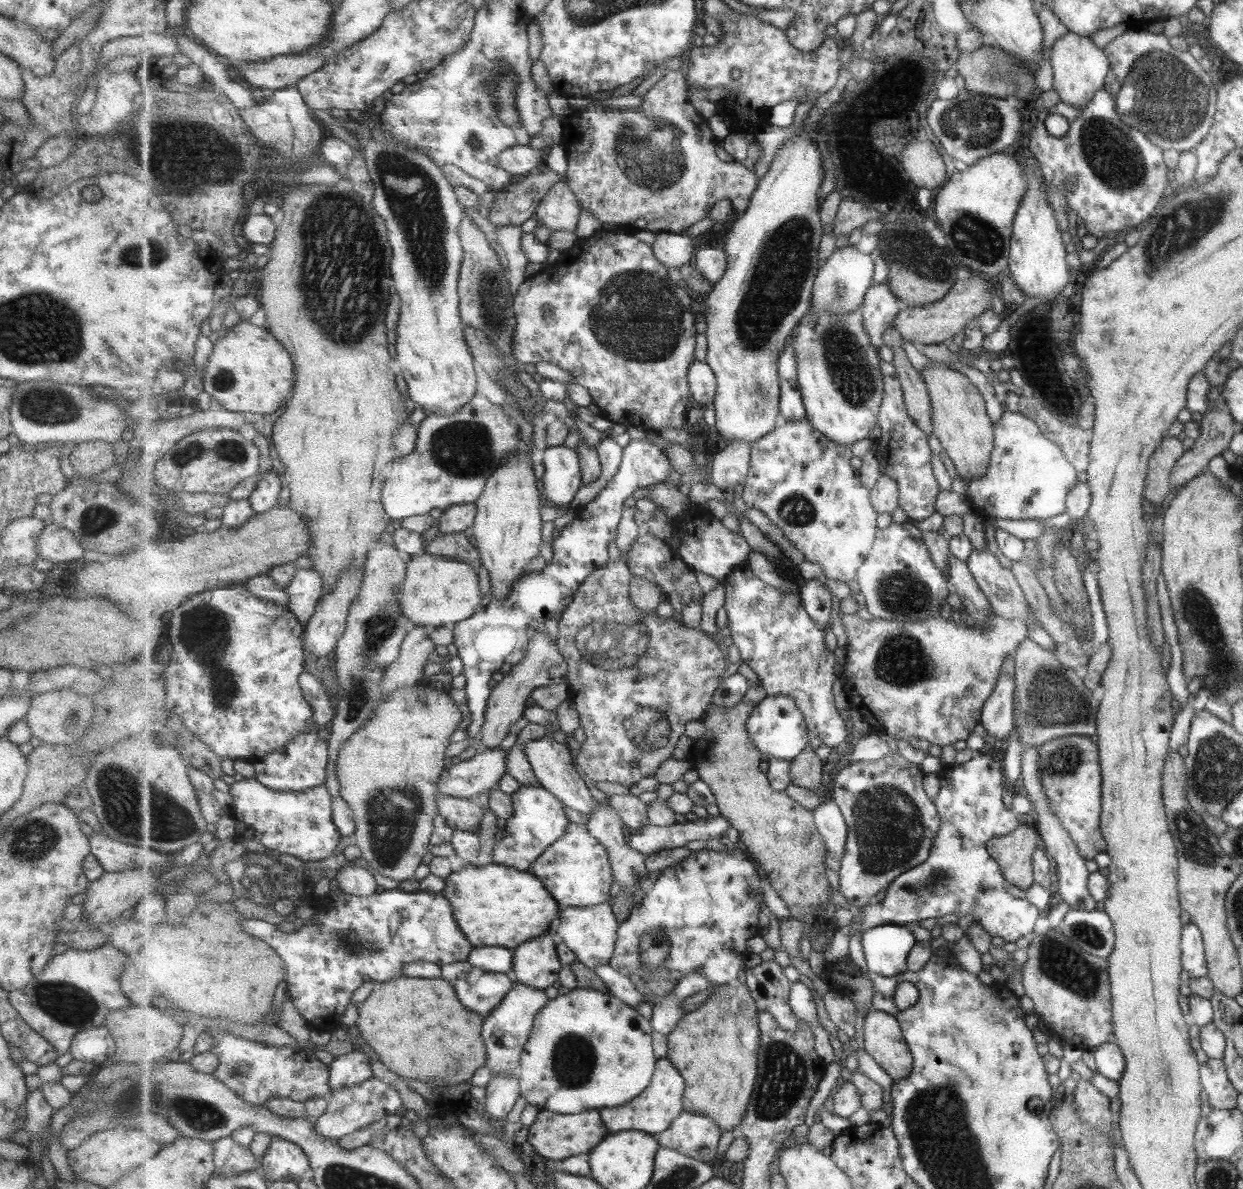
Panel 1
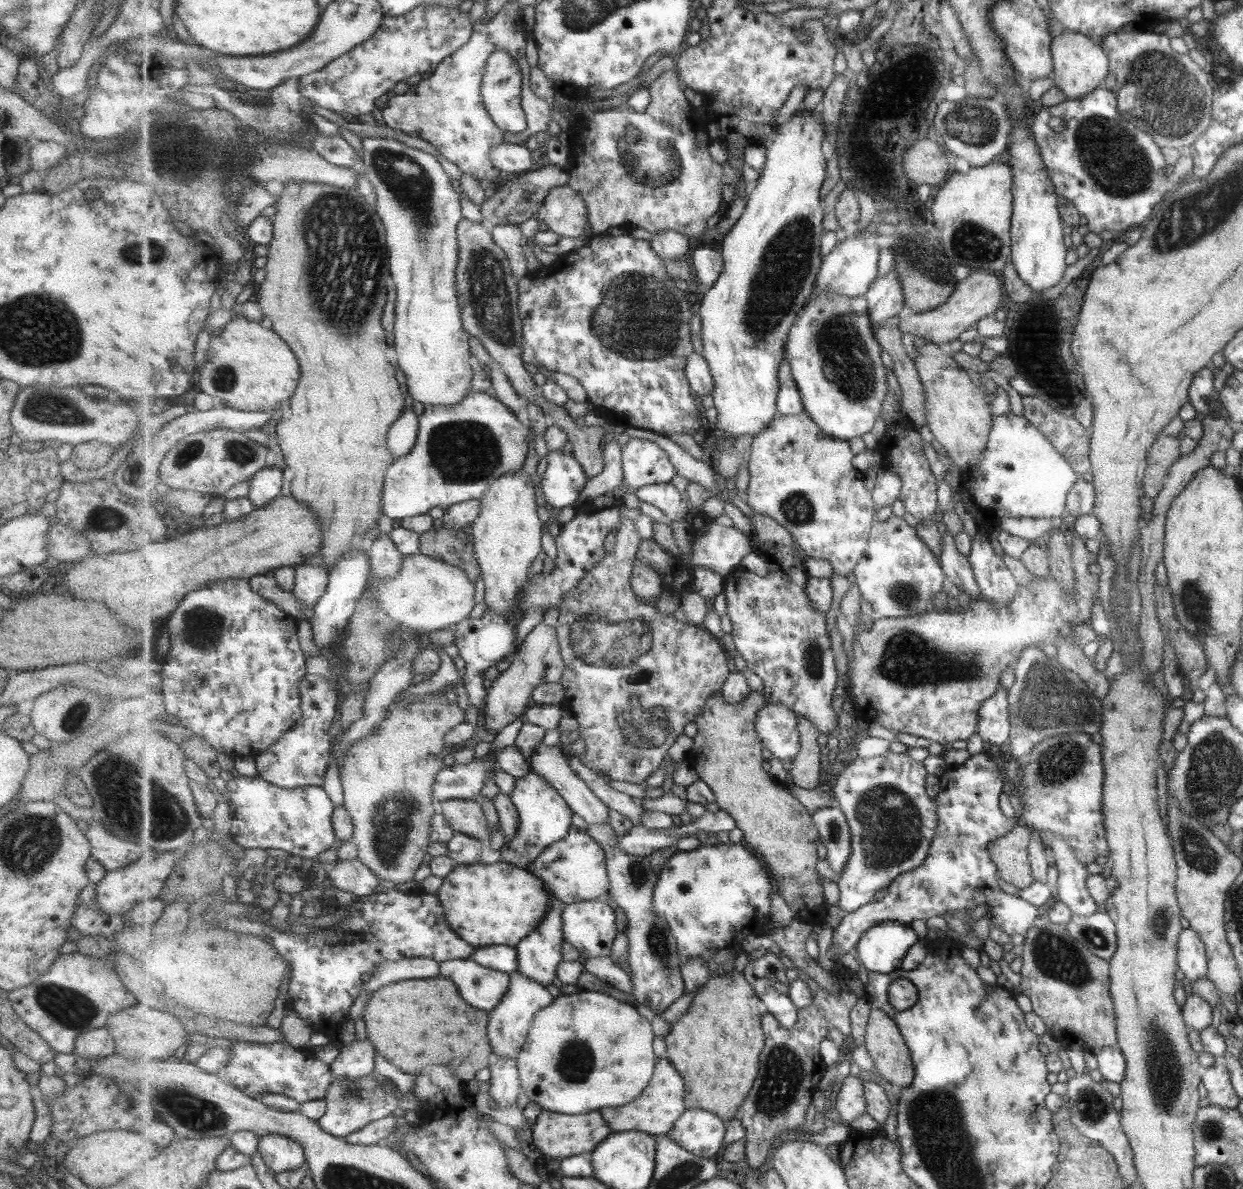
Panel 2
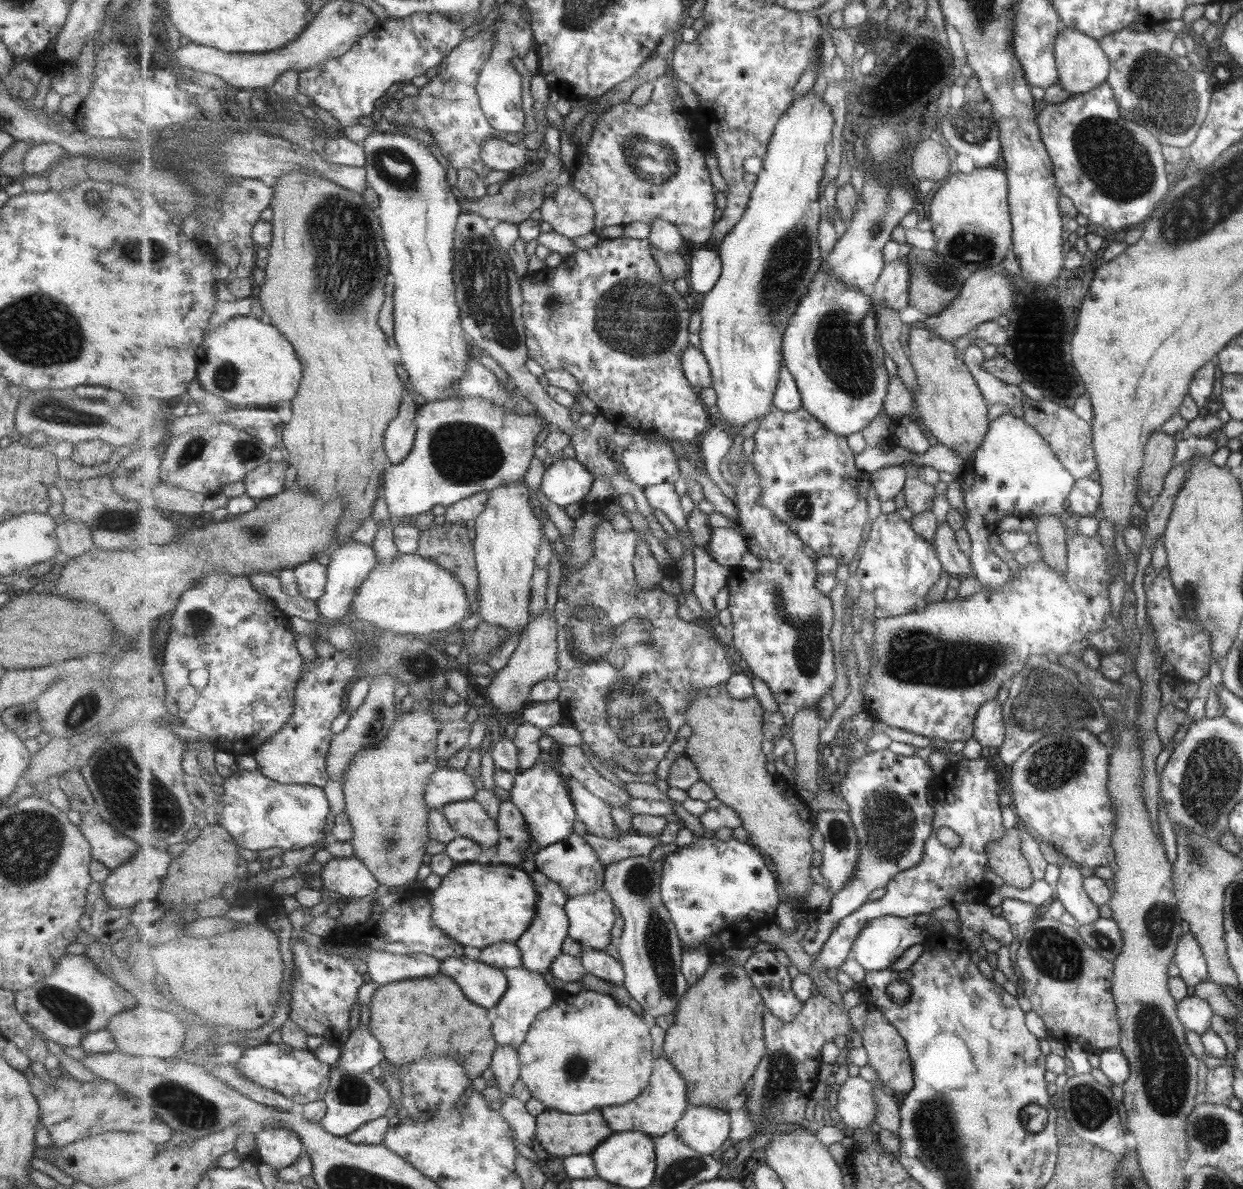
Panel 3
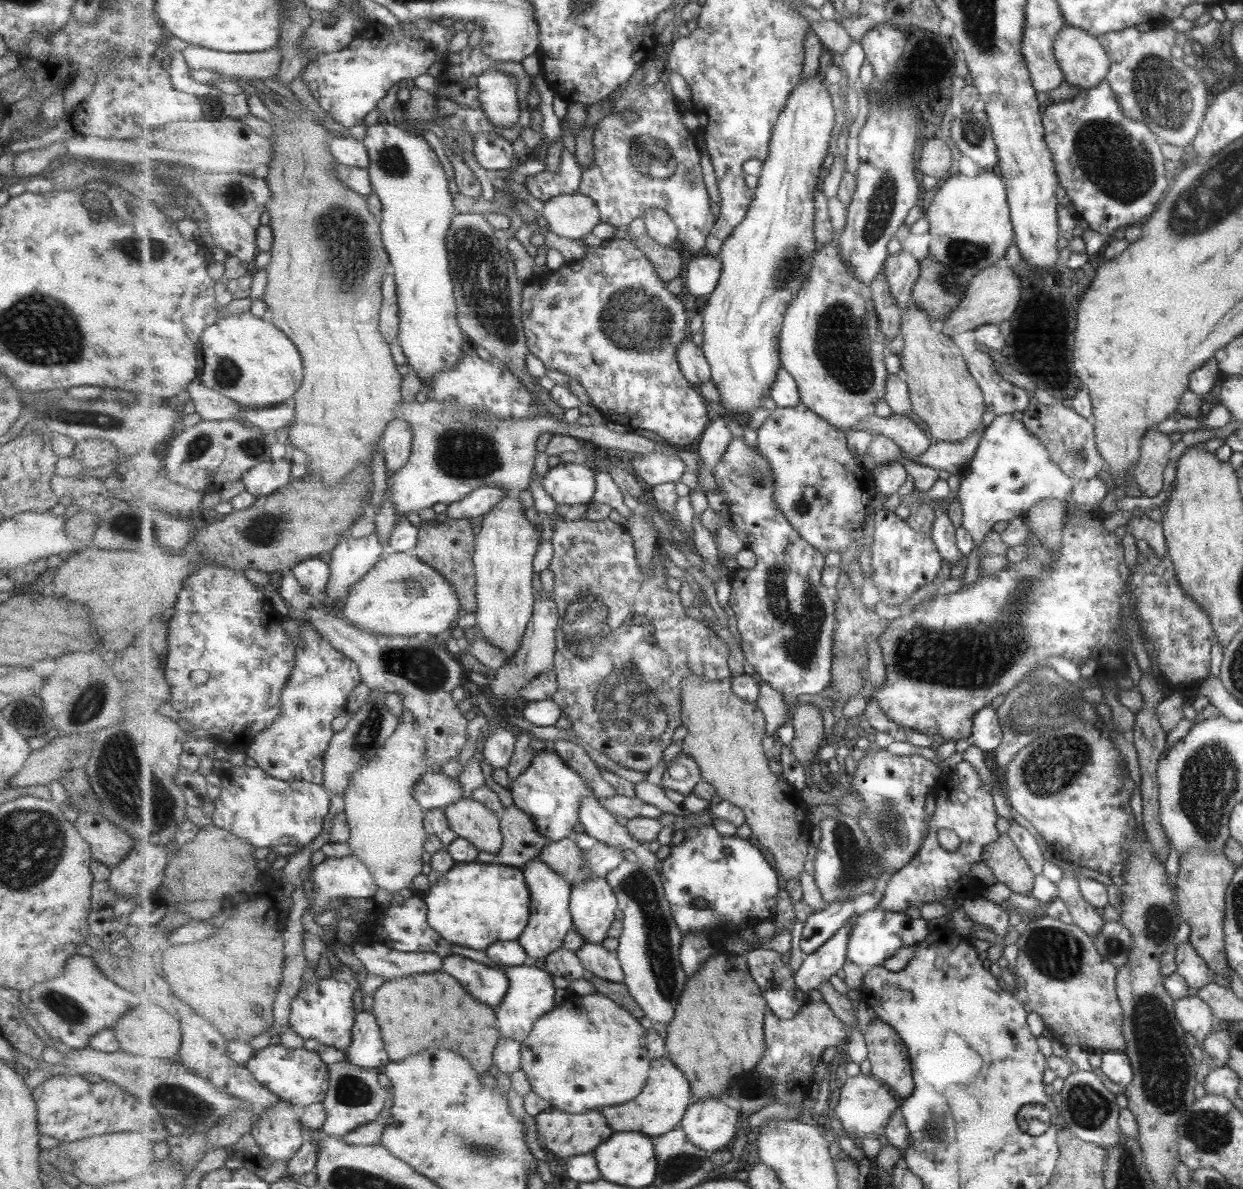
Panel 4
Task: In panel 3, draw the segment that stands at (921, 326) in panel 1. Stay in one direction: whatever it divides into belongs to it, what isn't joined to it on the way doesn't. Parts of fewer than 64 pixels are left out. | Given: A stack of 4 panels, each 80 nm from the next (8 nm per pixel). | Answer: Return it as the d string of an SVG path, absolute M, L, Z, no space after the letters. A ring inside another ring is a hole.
M990 268L975 271L968 278L962 280L960 292L956 293L956 297L951 304L945 307L943 312L928 317L924 321L915 321L914 324L928 328L947 342L959 339L973 331L982 322L996 320L1011 306L1014 292L1011 292L1011 288L1009 288L1009 281L1007 276L1001 276L1001 273L997 274Z

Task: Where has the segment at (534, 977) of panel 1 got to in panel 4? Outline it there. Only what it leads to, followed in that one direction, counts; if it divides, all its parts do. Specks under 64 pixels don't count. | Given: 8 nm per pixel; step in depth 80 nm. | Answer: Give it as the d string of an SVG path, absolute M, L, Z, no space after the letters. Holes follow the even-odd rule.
M539 858L531 860L522 870L532 895L532 917L518 941L528 951L530 960L528 964L532 964L534 960L546 961L546 958L554 950L559 950L564 946L564 940L569 932L574 929L572 915L573 886L557 871L553 871L553 868L549 867L545 860Z

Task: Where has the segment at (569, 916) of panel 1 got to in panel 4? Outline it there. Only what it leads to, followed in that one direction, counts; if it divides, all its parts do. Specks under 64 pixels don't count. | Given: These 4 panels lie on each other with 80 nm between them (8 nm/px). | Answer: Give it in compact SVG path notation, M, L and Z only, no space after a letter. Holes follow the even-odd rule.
M594 877L587 882L573 886L572 915L574 929L581 936L584 936L587 943L603 944L612 929L613 923L620 917L618 906L617 894L605 877Z

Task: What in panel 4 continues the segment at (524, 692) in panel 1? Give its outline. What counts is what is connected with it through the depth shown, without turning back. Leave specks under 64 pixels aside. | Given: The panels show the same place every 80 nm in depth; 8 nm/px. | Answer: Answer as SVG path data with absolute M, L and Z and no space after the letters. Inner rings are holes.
M544 590L535 592L536 605L534 606L534 615L529 623L524 641L518 653L510 660L509 664L495 669L495 676L489 682L492 694L499 700L505 700L510 705L511 702L519 700L520 690L525 688L530 682L533 682L540 674L546 670L554 670L557 656L557 629L560 621L560 610L553 596Z

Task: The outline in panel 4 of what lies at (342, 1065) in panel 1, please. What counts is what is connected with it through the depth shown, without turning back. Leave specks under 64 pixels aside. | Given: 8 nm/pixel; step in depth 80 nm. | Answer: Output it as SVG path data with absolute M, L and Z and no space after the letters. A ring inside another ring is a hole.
M373 1008L356 1015L352 1044L346 1052L346 1060L361 1068L379 1068L390 1063L385 1050L380 1023Z

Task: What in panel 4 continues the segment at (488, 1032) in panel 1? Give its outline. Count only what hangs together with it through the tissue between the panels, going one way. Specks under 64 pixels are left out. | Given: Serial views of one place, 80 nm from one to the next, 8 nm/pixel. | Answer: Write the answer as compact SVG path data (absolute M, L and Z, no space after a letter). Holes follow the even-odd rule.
M532 964L506 968L510 987L504 1001L495 1008L502 1038L523 1042L533 1030L535 1022L556 1008L555 984L547 970L539 970Z

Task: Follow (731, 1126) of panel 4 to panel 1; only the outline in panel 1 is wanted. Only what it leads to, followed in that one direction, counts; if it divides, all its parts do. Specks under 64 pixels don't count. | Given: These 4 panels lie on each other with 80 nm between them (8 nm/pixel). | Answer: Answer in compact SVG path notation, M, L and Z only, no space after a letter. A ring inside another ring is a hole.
M684 1111L673 1124L658 1136L660 1145L679 1150L681 1154L714 1163L721 1140L721 1131L709 1117Z

